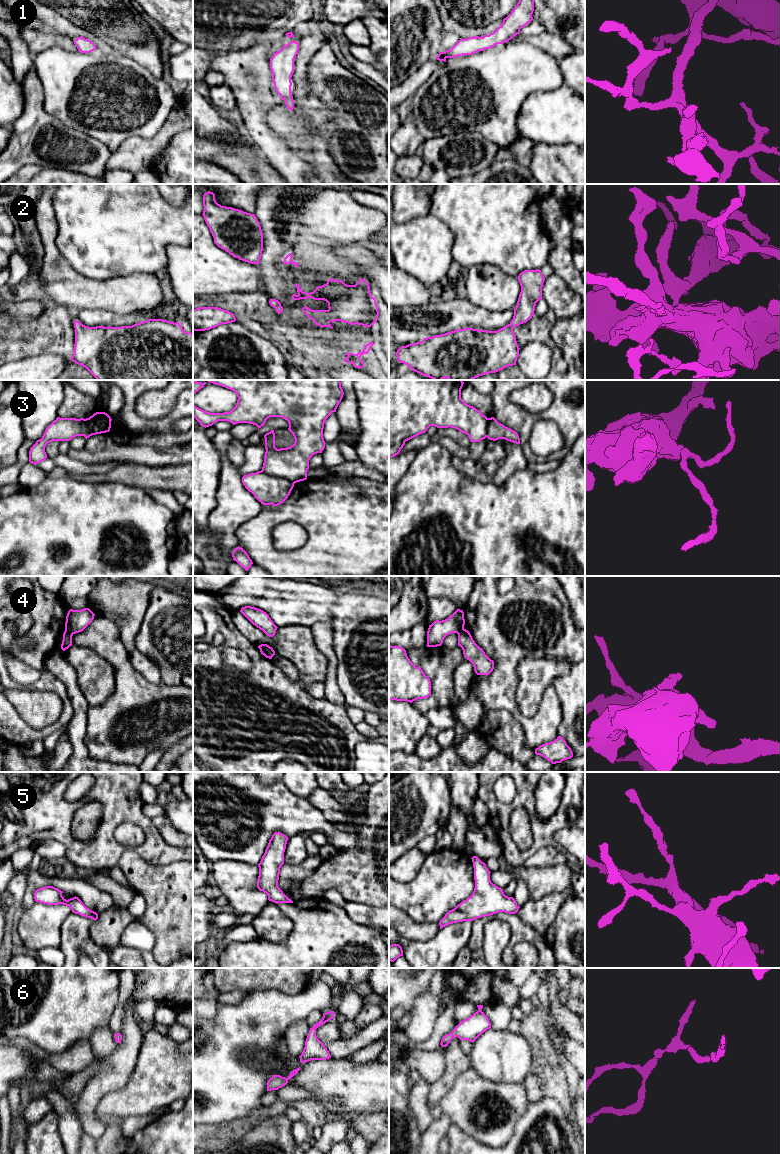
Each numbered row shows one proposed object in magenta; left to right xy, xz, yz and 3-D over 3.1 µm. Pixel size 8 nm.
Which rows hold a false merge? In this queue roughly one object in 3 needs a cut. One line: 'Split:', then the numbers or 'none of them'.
Split: 3, 4

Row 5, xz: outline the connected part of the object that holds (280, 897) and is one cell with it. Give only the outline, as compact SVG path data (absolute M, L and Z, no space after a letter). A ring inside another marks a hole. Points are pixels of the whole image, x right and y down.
M275 832L258 864L257 888L267 894L269 901L276 904L293 903L278 887L280 868L284 864L284 852L288 839L286 835Z

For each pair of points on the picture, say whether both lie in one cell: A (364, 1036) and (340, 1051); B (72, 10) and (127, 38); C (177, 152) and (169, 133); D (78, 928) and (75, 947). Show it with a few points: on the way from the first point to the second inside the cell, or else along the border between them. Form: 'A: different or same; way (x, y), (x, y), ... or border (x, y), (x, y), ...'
A: same; way (358, 1041), (346, 1048)
B: same; way (86, 10), (99, 10), (113, 24)
C: different; border (182, 130), (171, 139), (166, 149), (157, 157)
D: same; way (75, 933), (75, 942)

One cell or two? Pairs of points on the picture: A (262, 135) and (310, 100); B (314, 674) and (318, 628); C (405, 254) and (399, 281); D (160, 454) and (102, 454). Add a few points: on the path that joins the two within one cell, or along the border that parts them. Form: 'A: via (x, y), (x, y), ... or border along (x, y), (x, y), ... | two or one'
A: border along (273, 105), (268, 112), (266, 122), (287, 145) | two
B: border along (309, 627), (316, 647), (327, 660), (327, 667) | two
C: border along (399, 268), (411, 274), (422, 283) | two
D: via (146, 454), (116, 454) | one

